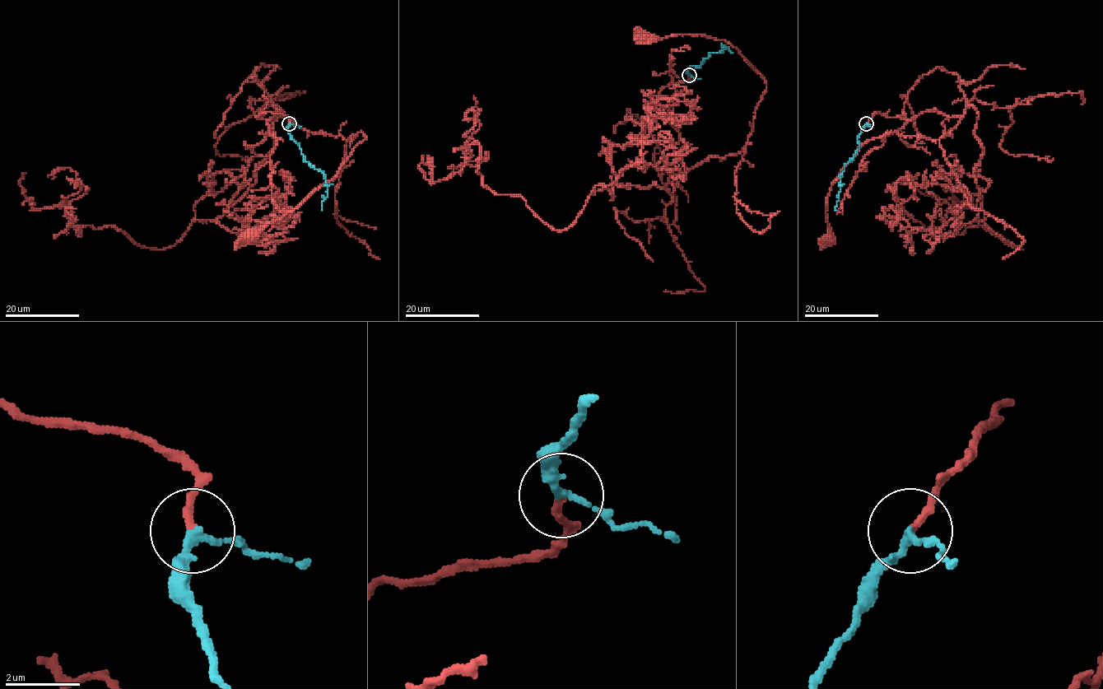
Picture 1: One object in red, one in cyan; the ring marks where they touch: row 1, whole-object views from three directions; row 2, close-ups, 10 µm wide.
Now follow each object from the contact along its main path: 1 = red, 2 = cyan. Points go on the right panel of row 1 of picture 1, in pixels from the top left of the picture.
1: (866, 124), (877, 112), (960, 117), (934, 140), (891, 132), (866, 141), (831, 183), (827, 239)
2: (866, 124), (857, 139), (859, 146), (855, 156), (844, 165), (844, 169), (841, 173), (836, 210)

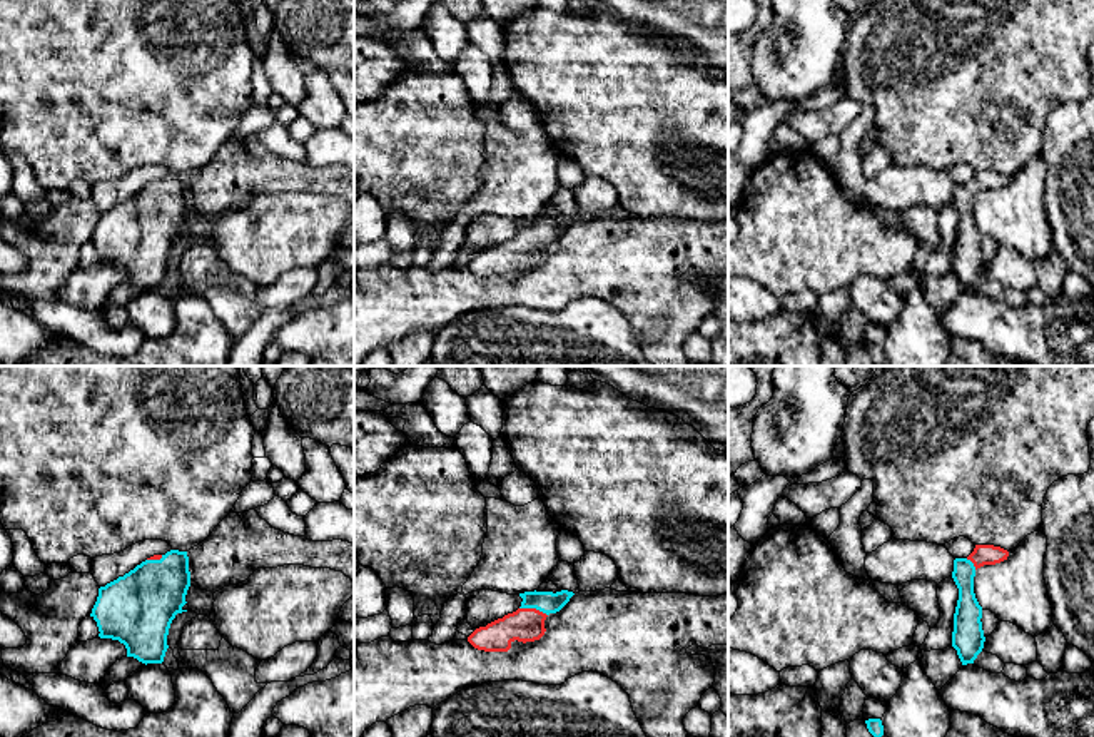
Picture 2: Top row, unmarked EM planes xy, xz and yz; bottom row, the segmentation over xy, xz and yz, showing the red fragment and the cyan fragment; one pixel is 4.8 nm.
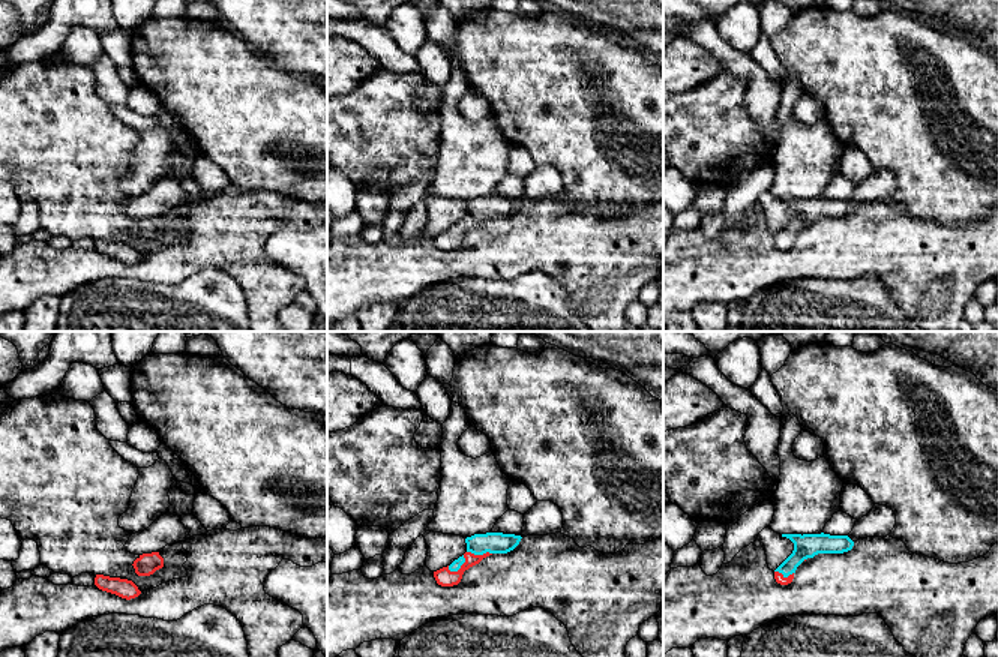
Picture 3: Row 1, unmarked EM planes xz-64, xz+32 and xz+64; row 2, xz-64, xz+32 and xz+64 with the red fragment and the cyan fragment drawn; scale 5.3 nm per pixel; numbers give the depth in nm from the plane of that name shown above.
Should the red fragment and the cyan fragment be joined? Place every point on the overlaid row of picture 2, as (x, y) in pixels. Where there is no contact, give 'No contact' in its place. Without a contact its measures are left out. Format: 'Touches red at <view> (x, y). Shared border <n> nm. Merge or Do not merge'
Touches red at xz (533, 609). Shared border 140 nm. Merge

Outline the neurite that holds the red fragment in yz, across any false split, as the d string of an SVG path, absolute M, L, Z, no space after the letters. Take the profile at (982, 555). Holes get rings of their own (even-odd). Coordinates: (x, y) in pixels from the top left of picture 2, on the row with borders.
M975 545L967 558L954 560L952 578L959 588L959 600L954 613L952 647L962 665L974 663L984 648L982 607L974 593L975 570L984 565L995 565L1007 560L1009 551L994 545Z

